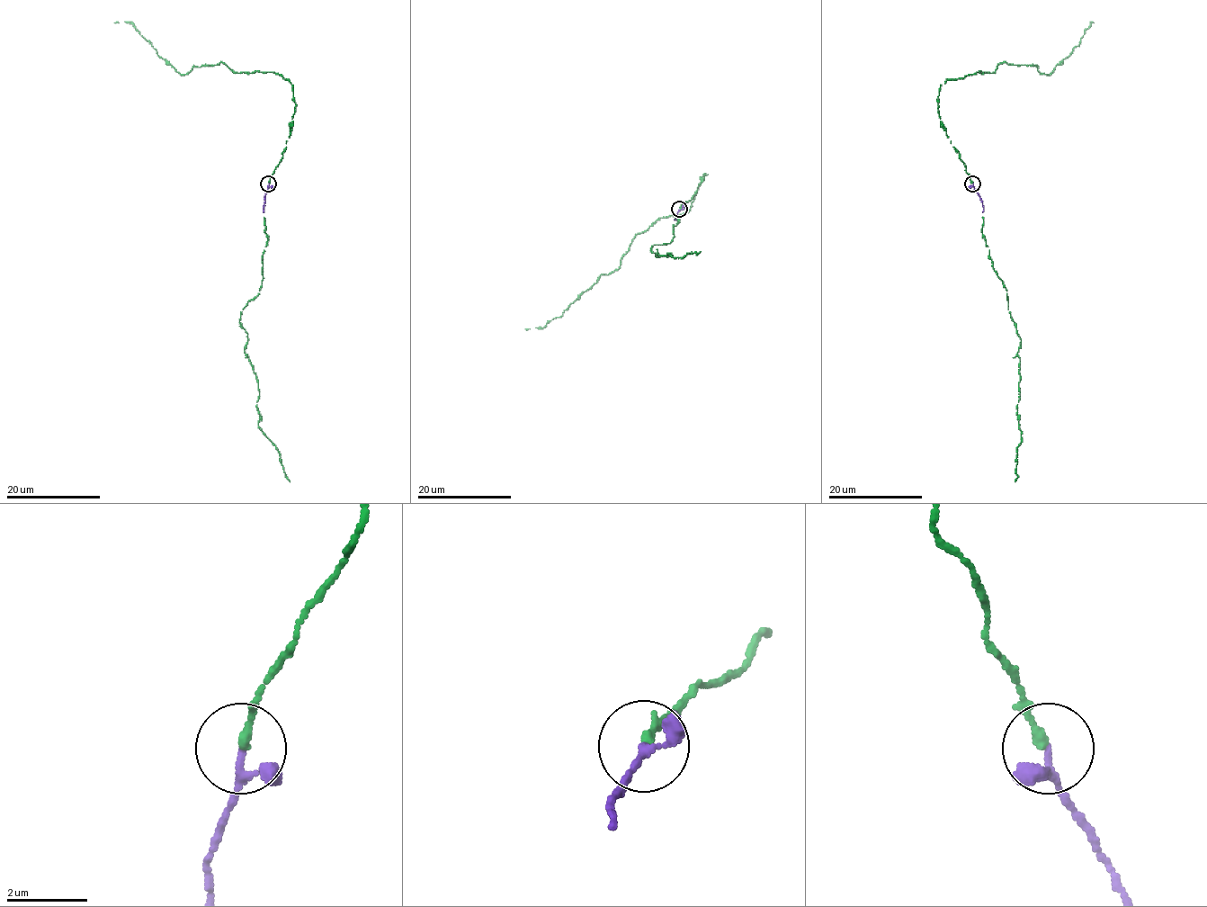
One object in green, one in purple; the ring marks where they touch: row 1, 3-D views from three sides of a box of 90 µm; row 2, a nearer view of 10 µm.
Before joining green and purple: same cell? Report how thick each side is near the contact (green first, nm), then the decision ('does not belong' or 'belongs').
240/130 nm | belongs

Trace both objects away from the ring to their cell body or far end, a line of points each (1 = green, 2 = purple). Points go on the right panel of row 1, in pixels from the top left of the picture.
1: (973, 183), (940, 121), (940, 85), (979, 70), (993, 73), (1000, 64), (1032, 65), (1050, 74), (1092, 22)
2: (973, 183), (982, 203), (982, 212)

